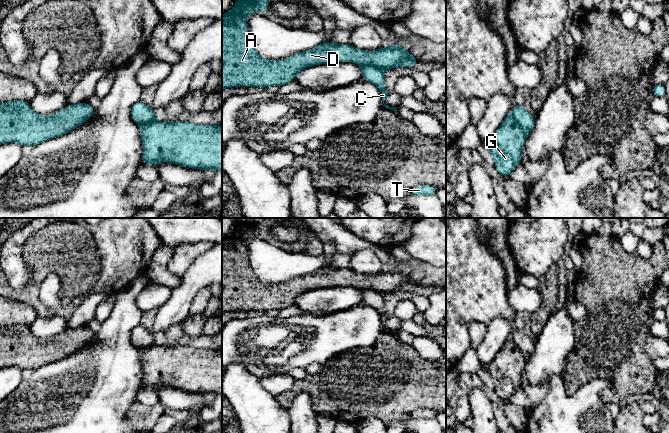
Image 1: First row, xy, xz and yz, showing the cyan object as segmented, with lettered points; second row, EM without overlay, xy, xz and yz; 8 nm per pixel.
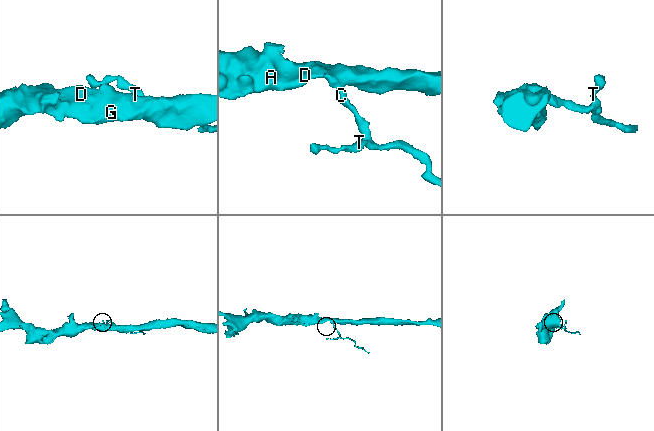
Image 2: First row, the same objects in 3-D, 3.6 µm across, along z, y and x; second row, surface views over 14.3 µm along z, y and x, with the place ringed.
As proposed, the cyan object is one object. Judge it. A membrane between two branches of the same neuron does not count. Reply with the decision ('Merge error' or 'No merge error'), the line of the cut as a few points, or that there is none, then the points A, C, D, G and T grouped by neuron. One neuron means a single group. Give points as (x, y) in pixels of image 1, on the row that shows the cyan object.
Merge error. Split along yz (510, 113), (526, 135). Groups: A D G / C T

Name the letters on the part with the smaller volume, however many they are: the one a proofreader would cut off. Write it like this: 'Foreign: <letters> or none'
Foreign: C, T

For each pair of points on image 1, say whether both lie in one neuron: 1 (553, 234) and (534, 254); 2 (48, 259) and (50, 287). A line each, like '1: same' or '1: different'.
1: same
2: different

